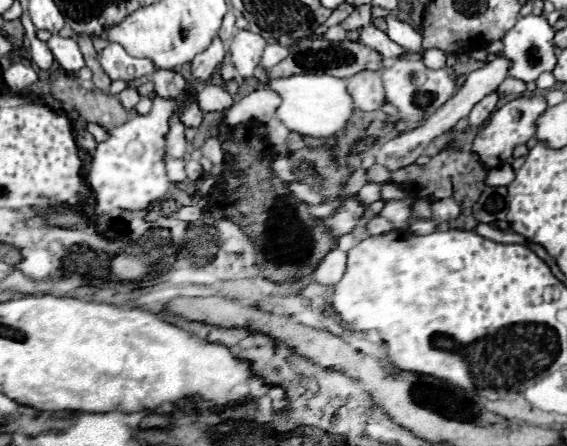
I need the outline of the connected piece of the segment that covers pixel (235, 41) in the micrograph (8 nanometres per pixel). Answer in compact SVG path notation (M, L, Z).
M248 29L234 33L234 37L232 37L228 49L230 49L230 53L232 53L232 63L234 63L236 71L238 71L244 79L250 77L250 75L244 75L244 73L252 73L252 75L254 75L254 69L256 69L256 65L260 63L264 45L266 45L266 41L264 41L260 35L248 31Z

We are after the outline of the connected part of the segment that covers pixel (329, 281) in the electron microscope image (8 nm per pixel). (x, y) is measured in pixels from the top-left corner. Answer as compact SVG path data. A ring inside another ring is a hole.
M334 249L320 261L318 269L314 271L314 277L322 285L336 285L346 273L346 261L348 261L348 255L340 249Z

